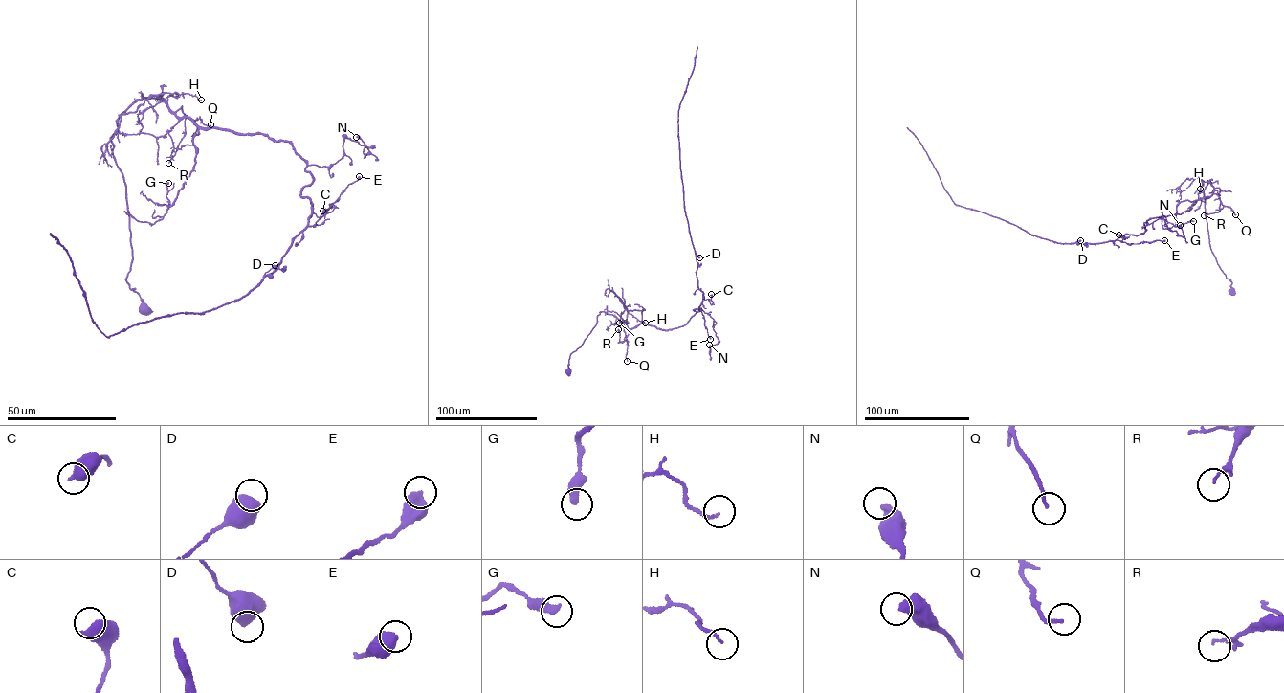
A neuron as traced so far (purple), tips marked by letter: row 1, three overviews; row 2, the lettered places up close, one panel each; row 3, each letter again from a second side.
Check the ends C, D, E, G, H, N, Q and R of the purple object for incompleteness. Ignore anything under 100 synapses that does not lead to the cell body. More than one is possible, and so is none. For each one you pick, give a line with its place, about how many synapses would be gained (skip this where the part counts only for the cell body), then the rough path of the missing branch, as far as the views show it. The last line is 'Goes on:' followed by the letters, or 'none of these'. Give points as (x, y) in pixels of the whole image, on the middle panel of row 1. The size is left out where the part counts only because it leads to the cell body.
Goes on: none of these

